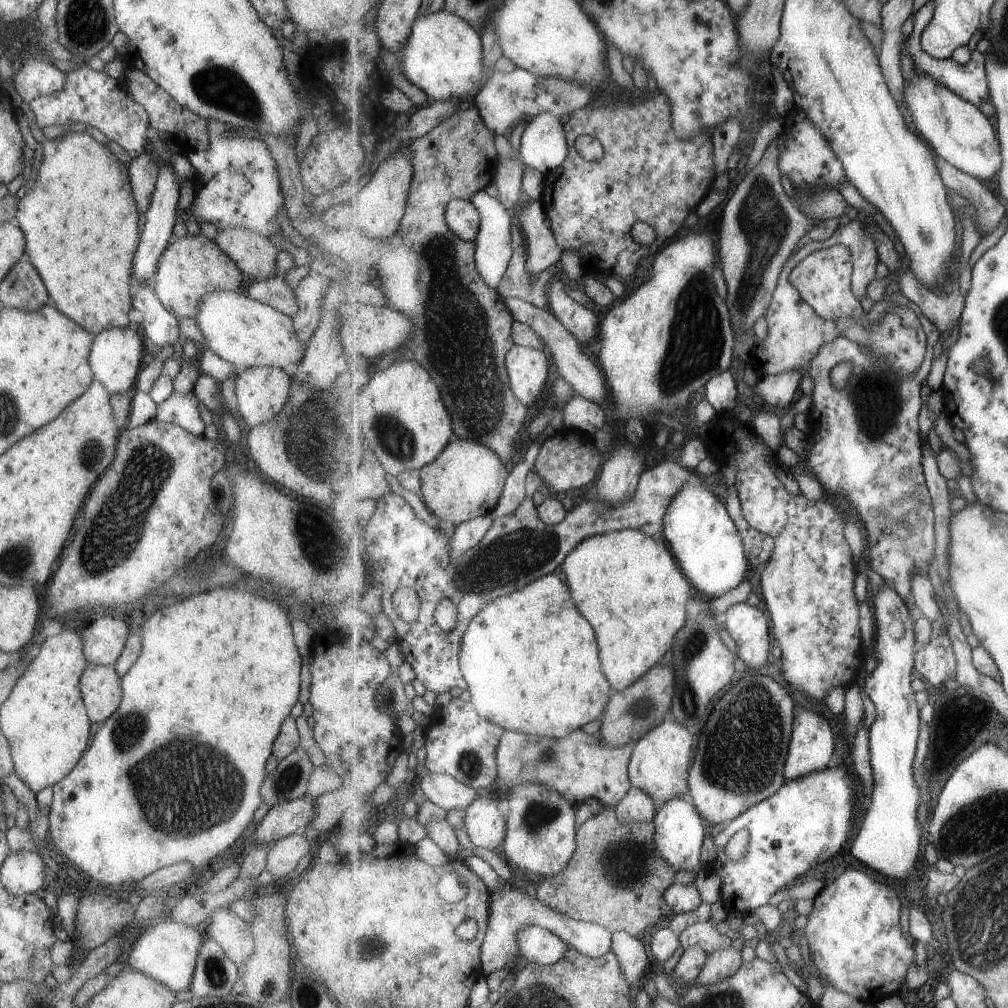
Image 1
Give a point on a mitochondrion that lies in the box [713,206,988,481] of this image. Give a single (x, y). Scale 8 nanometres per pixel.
(875, 421)

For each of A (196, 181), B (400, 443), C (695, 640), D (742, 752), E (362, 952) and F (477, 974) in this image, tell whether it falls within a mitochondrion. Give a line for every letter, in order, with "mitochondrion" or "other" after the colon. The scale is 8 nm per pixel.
A: other
B: mitochondrion
C: mitochondrion
D: mitochondrion
E: mitochondrion
F: other

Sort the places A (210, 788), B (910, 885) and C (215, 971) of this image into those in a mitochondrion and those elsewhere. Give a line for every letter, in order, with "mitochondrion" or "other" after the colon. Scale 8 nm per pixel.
A: mitochondrion
B: other
C: mitochondrion

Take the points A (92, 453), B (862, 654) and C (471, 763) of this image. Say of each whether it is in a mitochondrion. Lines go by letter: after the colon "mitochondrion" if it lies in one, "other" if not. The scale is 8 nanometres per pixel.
A: mitochondrion
B: other
C: mitochondrion

